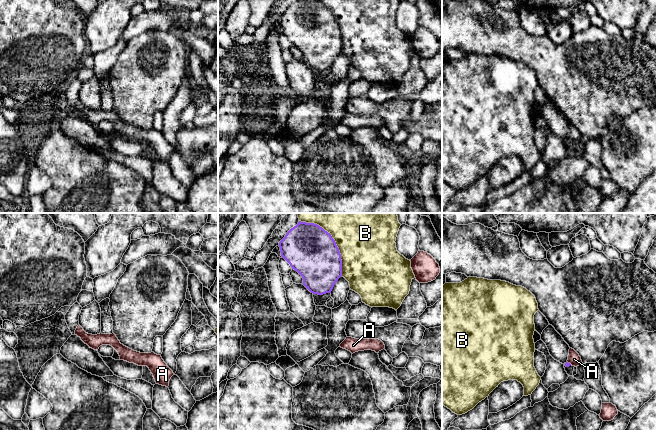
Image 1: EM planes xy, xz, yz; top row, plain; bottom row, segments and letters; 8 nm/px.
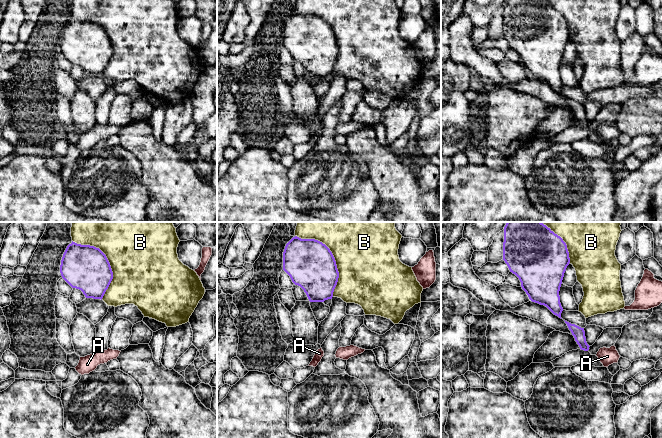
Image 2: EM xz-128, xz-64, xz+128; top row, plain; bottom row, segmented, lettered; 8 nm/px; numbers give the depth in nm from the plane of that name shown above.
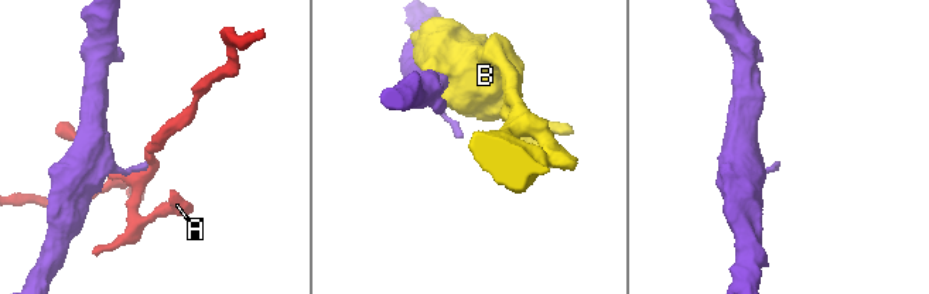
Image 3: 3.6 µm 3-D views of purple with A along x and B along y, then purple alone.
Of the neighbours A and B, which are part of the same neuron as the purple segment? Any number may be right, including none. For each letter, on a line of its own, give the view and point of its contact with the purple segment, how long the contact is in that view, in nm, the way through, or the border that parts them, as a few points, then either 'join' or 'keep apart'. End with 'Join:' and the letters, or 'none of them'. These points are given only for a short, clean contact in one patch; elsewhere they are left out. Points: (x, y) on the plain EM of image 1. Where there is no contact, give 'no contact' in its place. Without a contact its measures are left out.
A: contact yz (569, 139); length 50 nm; border yz (567, 137), (571, 140); keep apart
B: contact xz (338, 24); length 460 nm; keep apart
Join: none of them

